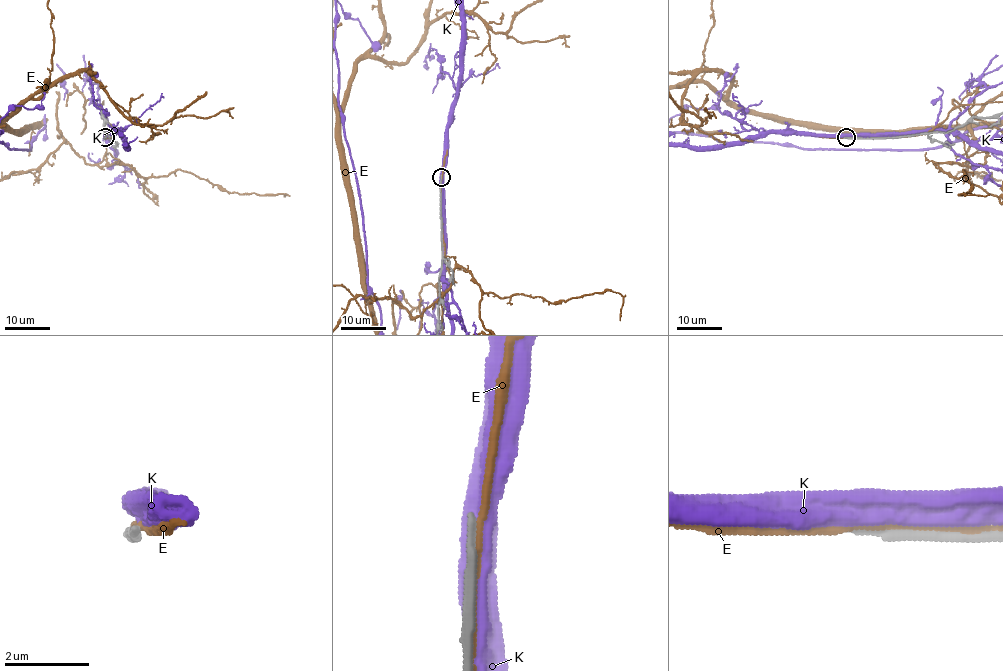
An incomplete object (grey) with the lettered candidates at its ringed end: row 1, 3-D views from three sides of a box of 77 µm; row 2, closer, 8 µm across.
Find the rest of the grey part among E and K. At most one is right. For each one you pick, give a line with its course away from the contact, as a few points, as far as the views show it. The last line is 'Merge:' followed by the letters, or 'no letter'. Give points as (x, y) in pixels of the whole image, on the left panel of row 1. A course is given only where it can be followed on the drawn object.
Merge: no letter

